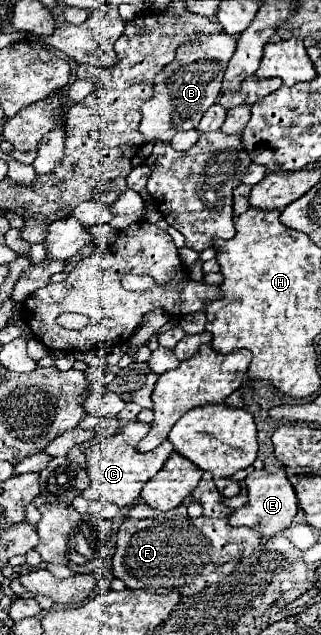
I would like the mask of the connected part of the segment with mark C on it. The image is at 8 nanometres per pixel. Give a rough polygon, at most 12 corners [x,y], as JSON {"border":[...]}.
{"border":[[131,421],[87,451],[85,499],[127,507],[173,451]]}

